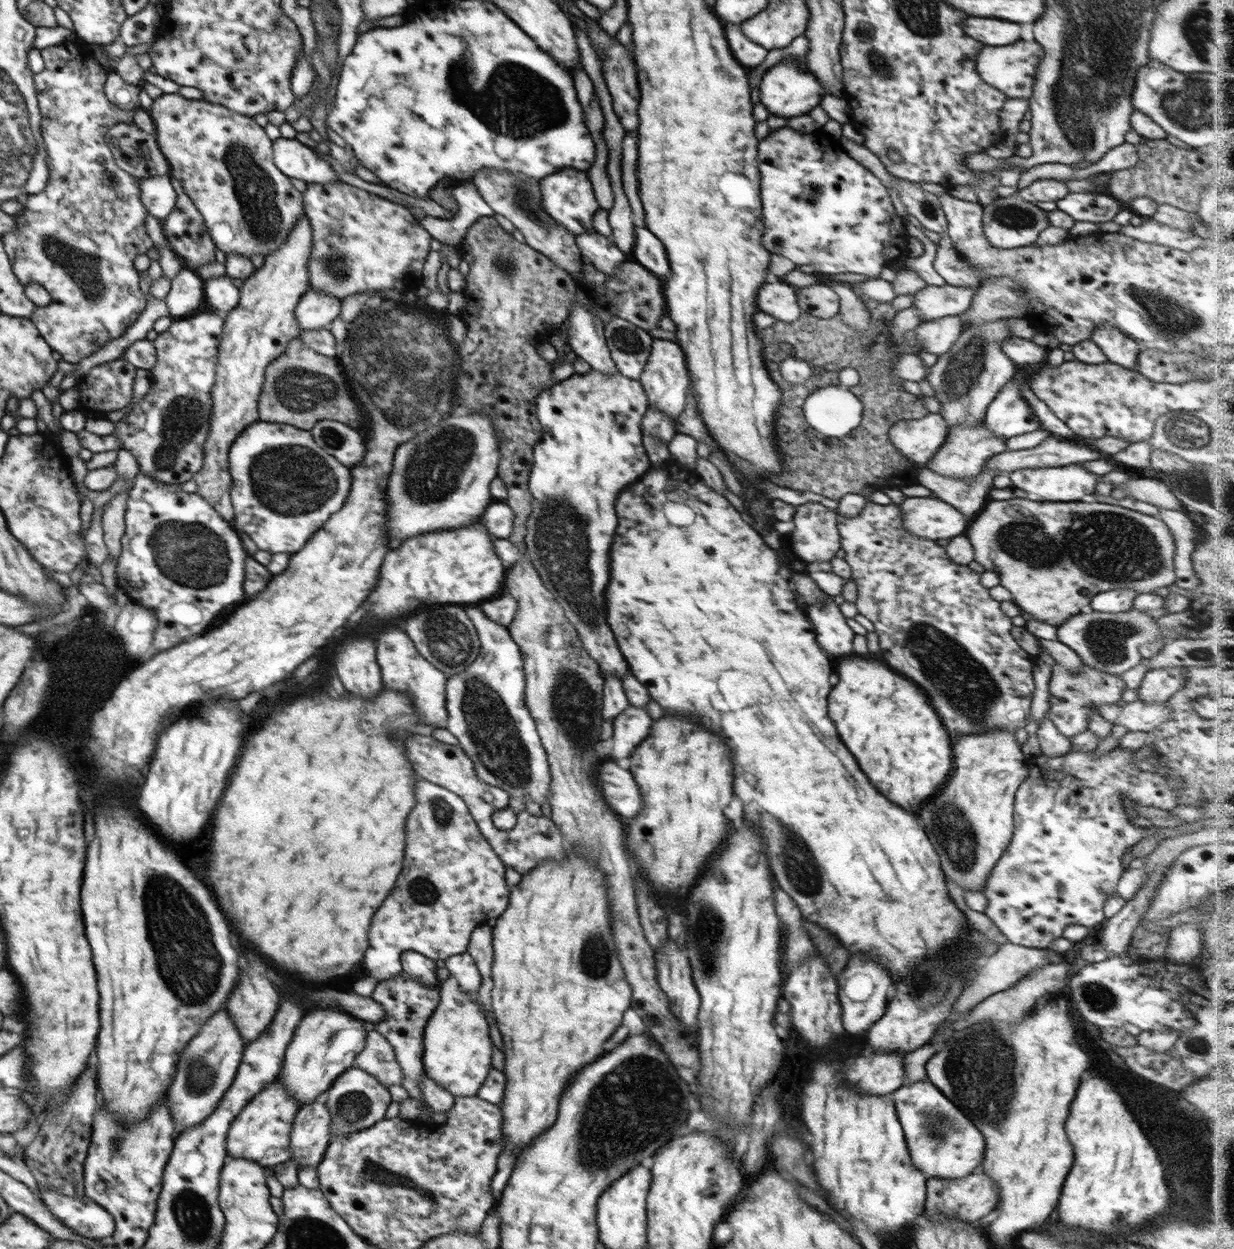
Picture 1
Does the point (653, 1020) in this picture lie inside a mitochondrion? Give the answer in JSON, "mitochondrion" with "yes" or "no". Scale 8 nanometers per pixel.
{"mitochondrion":"no"}

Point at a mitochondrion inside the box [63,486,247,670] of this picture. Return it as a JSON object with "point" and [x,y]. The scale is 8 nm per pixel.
{"point":[190,553]}

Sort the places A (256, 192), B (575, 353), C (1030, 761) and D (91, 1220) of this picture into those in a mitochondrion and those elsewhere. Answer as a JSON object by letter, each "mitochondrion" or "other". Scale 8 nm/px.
{"A":"mitochondrion","B":"other","C":"other","D":"other"}

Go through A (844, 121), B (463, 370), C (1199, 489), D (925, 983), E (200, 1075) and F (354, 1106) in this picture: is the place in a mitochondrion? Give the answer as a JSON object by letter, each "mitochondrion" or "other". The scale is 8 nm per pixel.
{"A":"other","B":"mitochondrion","C":"other","D":"mitochondrion","E":"mitochondrion","F":"mitochondrion"}

